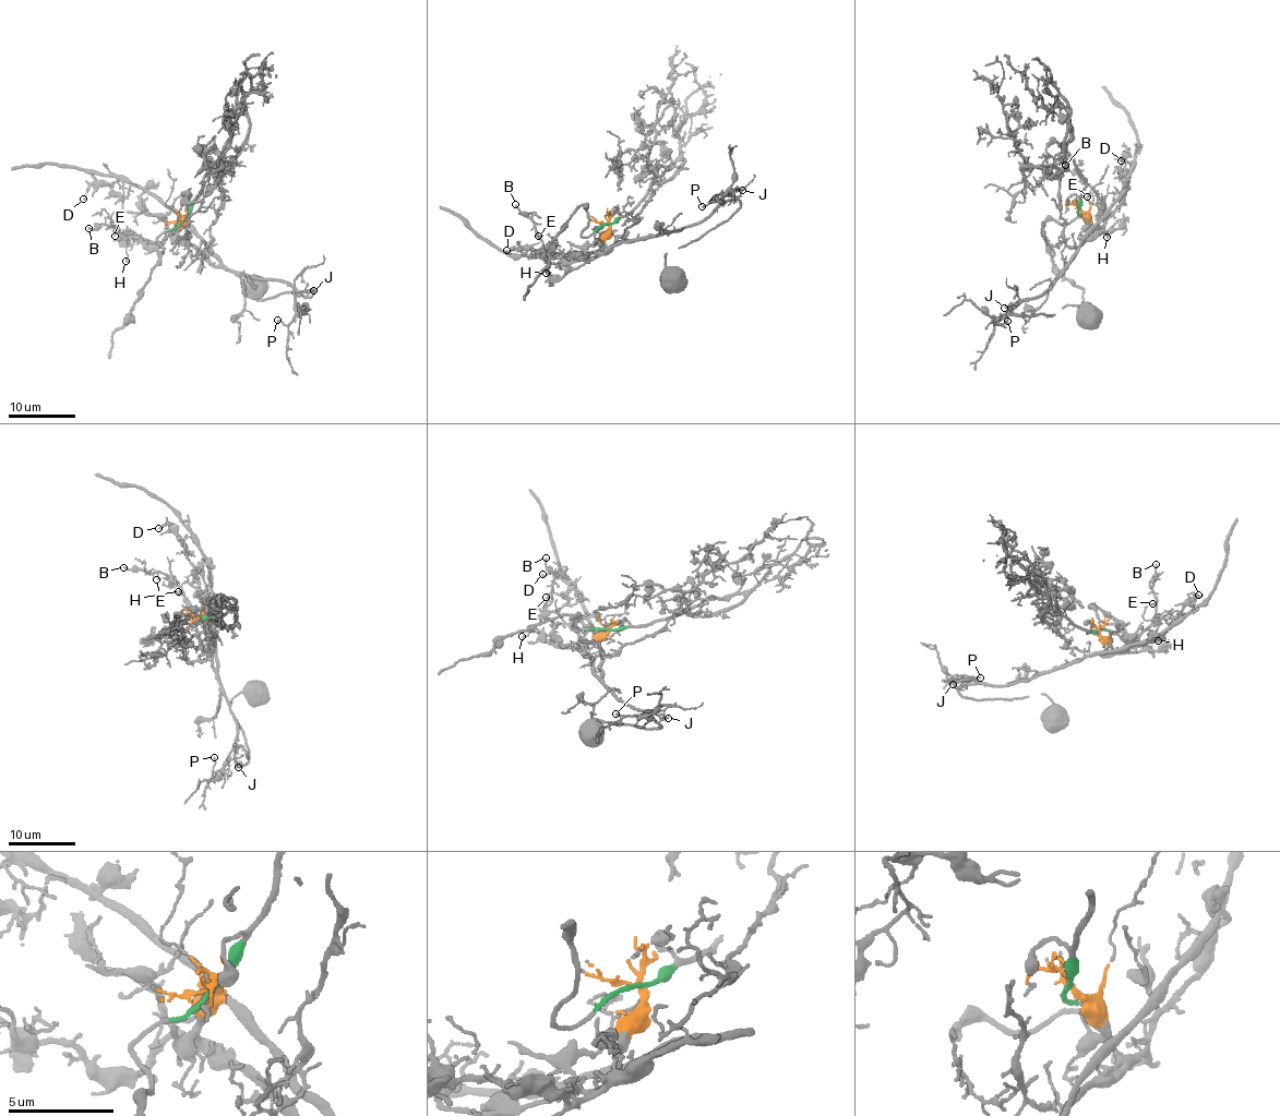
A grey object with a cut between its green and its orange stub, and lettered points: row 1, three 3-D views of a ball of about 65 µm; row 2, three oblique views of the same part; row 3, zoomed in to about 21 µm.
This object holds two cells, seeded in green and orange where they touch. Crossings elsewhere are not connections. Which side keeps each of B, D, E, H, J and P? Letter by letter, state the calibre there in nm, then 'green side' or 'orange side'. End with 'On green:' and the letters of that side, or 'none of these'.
B: 130 nm thick; orange side
D: 130 nm thick; orange side
E: 120 nm thick; orange side
H: 130 nm thick; orange side
J: 130 nm thick; orange side
P: 150 nm thick; orange side
On green: none of these

